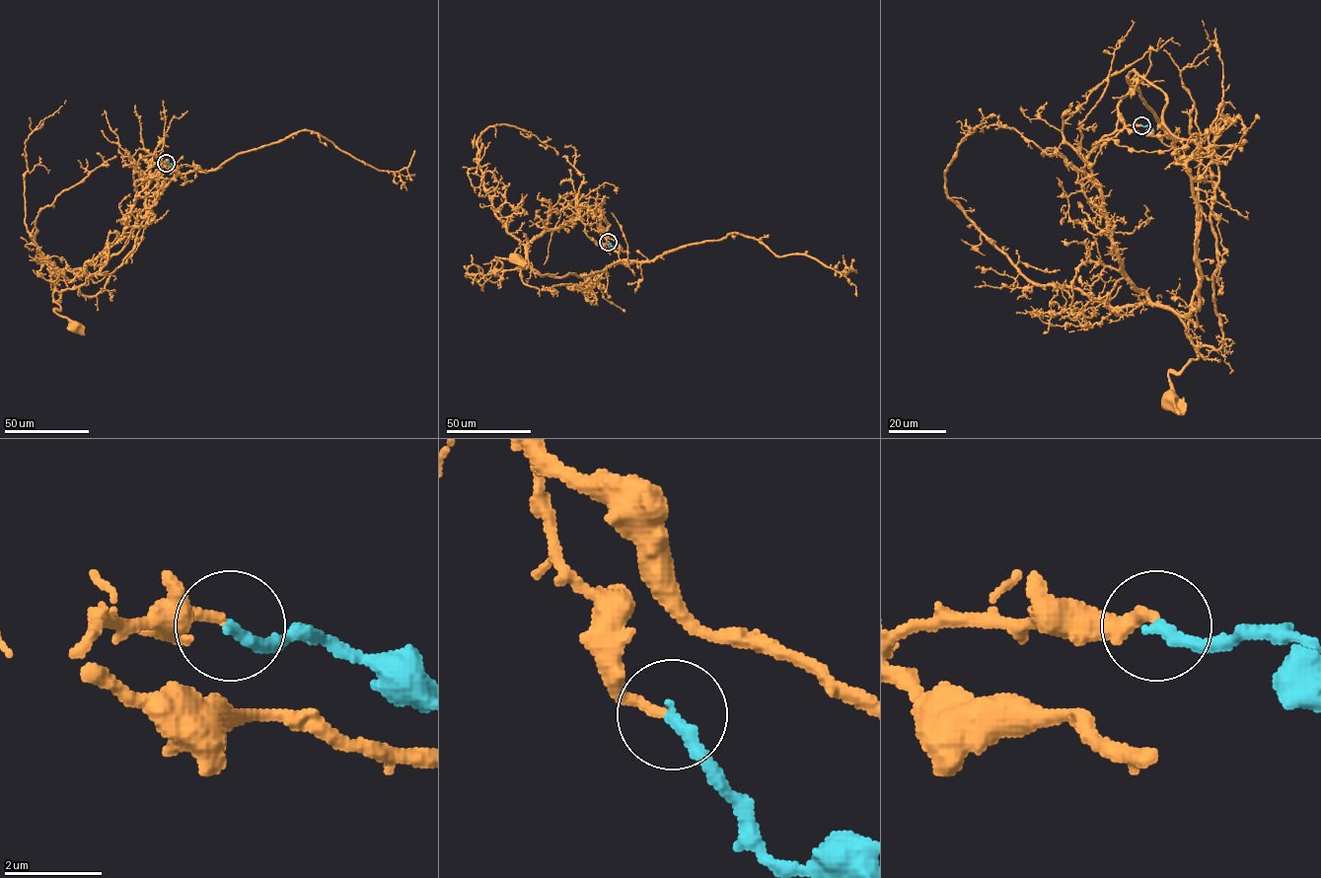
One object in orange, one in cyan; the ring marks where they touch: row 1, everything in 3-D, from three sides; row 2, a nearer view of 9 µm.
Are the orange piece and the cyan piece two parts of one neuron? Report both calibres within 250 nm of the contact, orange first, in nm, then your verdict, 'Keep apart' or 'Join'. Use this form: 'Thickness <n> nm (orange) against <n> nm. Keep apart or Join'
Thickness 220 nm (orange) against 280 nm. Join

